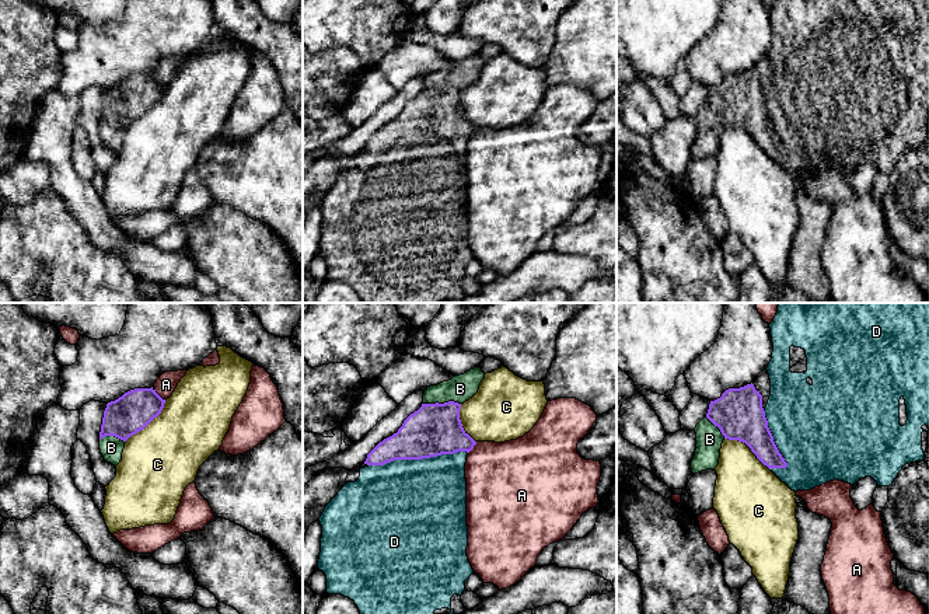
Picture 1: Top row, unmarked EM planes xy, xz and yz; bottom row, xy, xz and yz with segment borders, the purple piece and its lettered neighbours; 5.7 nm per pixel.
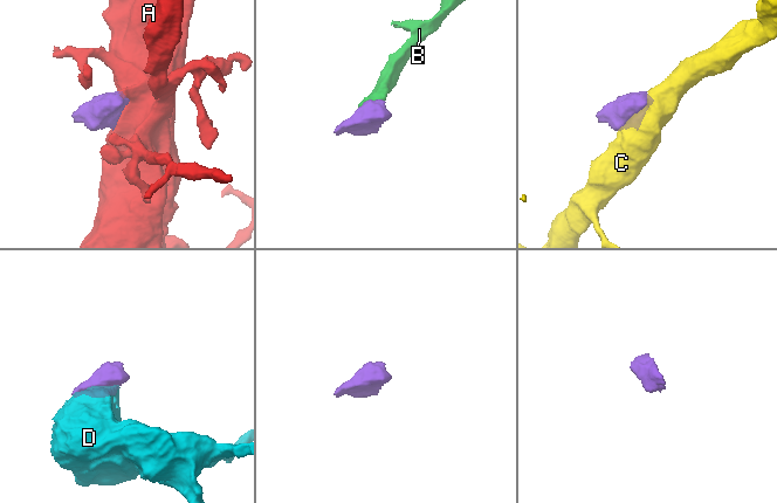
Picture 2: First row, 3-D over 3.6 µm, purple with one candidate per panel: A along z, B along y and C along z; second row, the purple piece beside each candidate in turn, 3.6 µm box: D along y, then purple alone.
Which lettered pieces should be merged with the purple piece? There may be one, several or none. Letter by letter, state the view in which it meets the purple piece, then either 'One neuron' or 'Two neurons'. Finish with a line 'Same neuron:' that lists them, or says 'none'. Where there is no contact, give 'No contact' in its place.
A: Touches purple in xy. Two neurons
B: Touches purple in xz. One neuron
C: Touches purple in xy. Two neurons
D: Touches purple in xz. One neuron
Same neuron: B, D

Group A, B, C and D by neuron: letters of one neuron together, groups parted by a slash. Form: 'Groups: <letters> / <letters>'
Groups: A / B D / C

